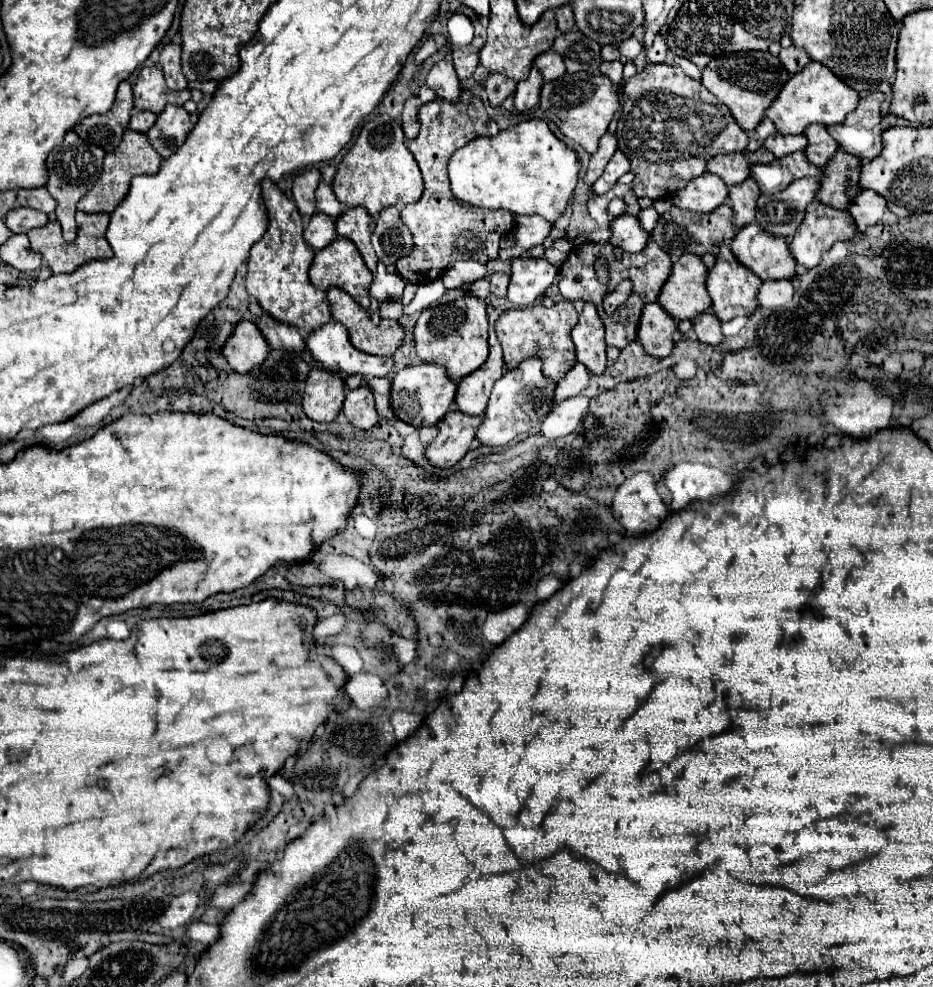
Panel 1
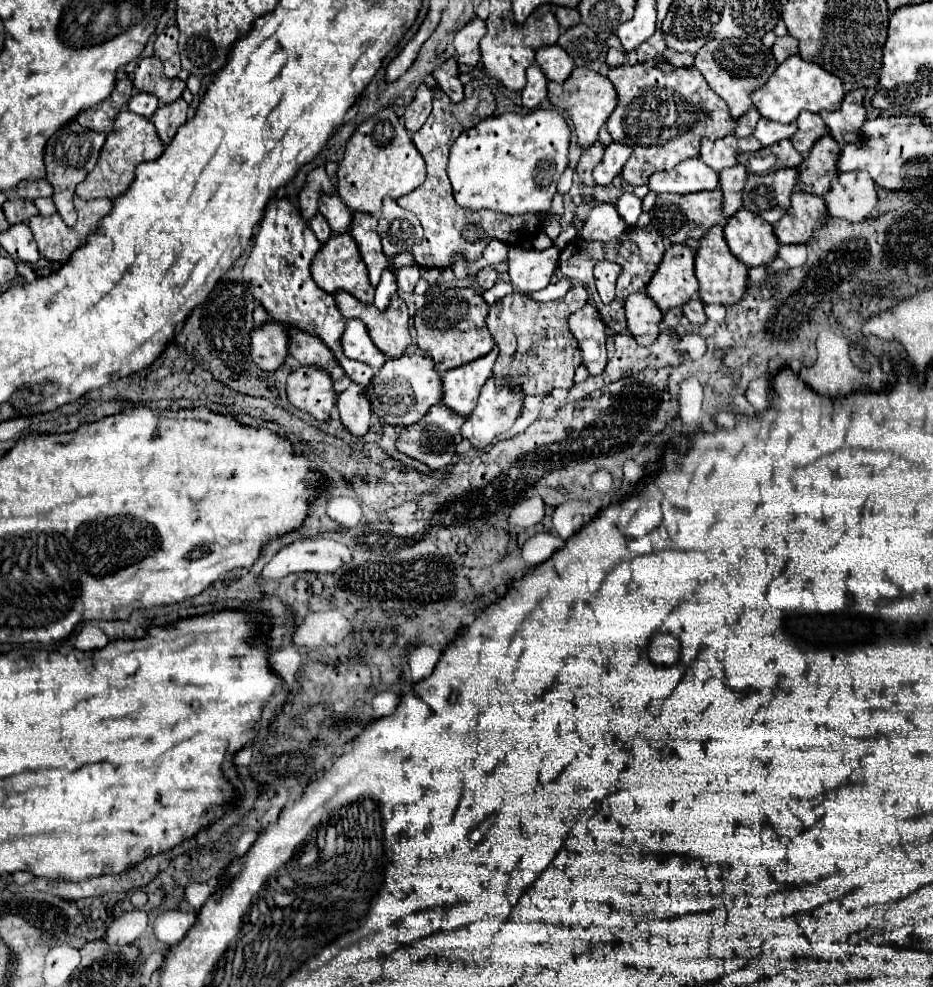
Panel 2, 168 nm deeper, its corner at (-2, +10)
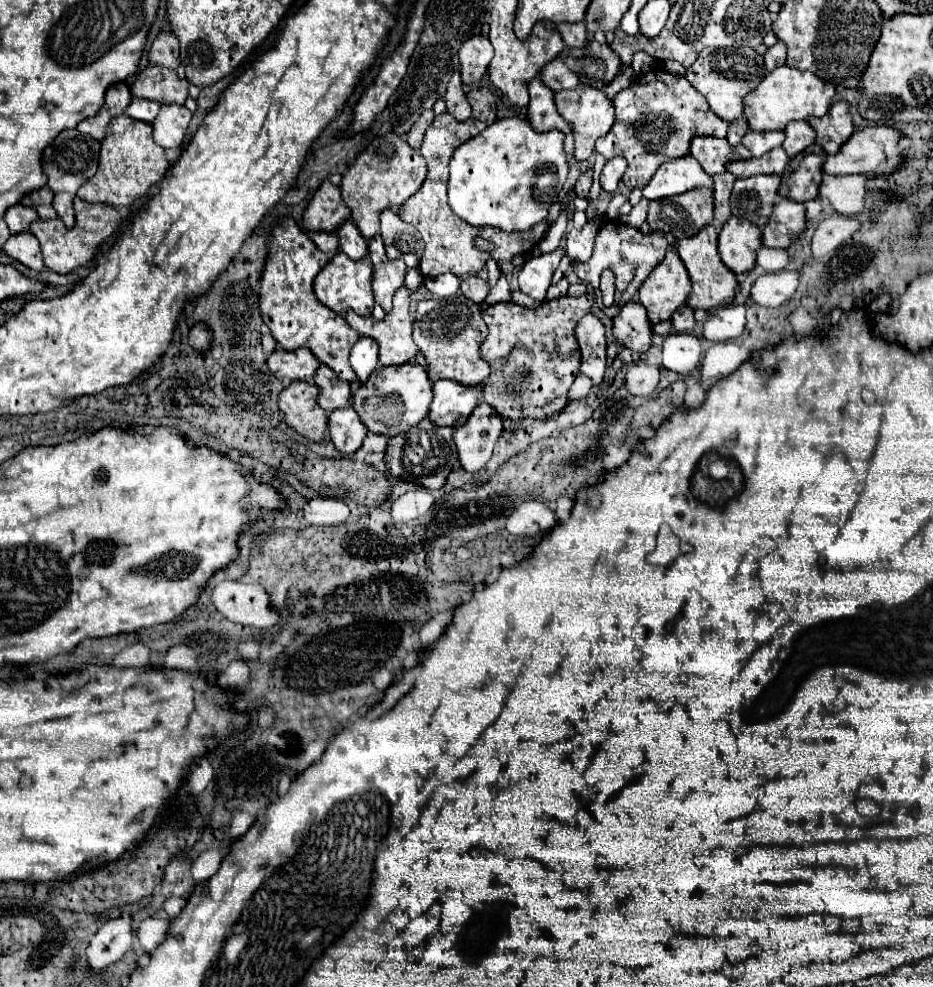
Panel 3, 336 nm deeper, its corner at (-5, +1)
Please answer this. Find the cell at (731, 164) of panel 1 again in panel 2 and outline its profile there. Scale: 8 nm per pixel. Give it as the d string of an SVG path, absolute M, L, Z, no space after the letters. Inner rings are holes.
M724 136L718 140L708 140L702 138L702 148L700 148L700 158L716 172L720 172L722 168L730 168L736 162L736 154L738 154L738 140L736 136Z

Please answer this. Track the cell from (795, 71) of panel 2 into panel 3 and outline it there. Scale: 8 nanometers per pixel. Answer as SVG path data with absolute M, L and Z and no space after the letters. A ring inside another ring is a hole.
M789 65L777 67L761 81L761 85L745 97L745 119L753 131L783 131L789 121L823 117L835 99L835 87L825 83L809 71L791 69Z

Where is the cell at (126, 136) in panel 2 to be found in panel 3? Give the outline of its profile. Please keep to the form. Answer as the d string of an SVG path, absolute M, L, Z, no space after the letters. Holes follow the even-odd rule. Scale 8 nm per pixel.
M119 115L119 117L113 117L111 123L109 123L109 127L107 127L107 137L101 143L101 157L99 157L99 169L97 169L97 173L93 175L93 179L89 179L77 191L77 197L81 197L87 203L105 203L105 205L111 205L115 209L119 209L119 207L131 207L137 199L145 197L149 193L149 189L163 179L163 175L167 173L167 169L169 169L169 161L165 157L165 151L153 141L153 129L151 129L151 125L149 123L141 123L137 119L131 119L127 115Z

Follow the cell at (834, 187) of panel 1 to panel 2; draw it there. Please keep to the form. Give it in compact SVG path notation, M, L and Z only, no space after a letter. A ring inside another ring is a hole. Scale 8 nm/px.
M828 134L822 136L798 168L798 188L808 194L824 196L830 190L830 180L838 176L838 154L838 142Z

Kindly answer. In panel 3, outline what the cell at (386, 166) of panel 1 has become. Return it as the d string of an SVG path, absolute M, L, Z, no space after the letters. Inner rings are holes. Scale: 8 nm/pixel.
M387 133L383 137L373 139L365 151L355 159L355 163L347 169L341 181L343 201L351 209L351 217L359 227L365 239L371 239L379 231L379 213L383 209L401 207L413 193L419 191L427 175L427 163L419 151L411 149L405 139L399 135Z

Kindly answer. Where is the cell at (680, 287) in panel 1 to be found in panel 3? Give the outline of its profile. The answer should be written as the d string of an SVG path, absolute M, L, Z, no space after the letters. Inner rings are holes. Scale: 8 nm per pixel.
M671 247L665 259L653 269L643 287L639 289L639 301L645 305L651 323L671 319L677 307L685 305L691 291L691 279L681 263L681 257Z

